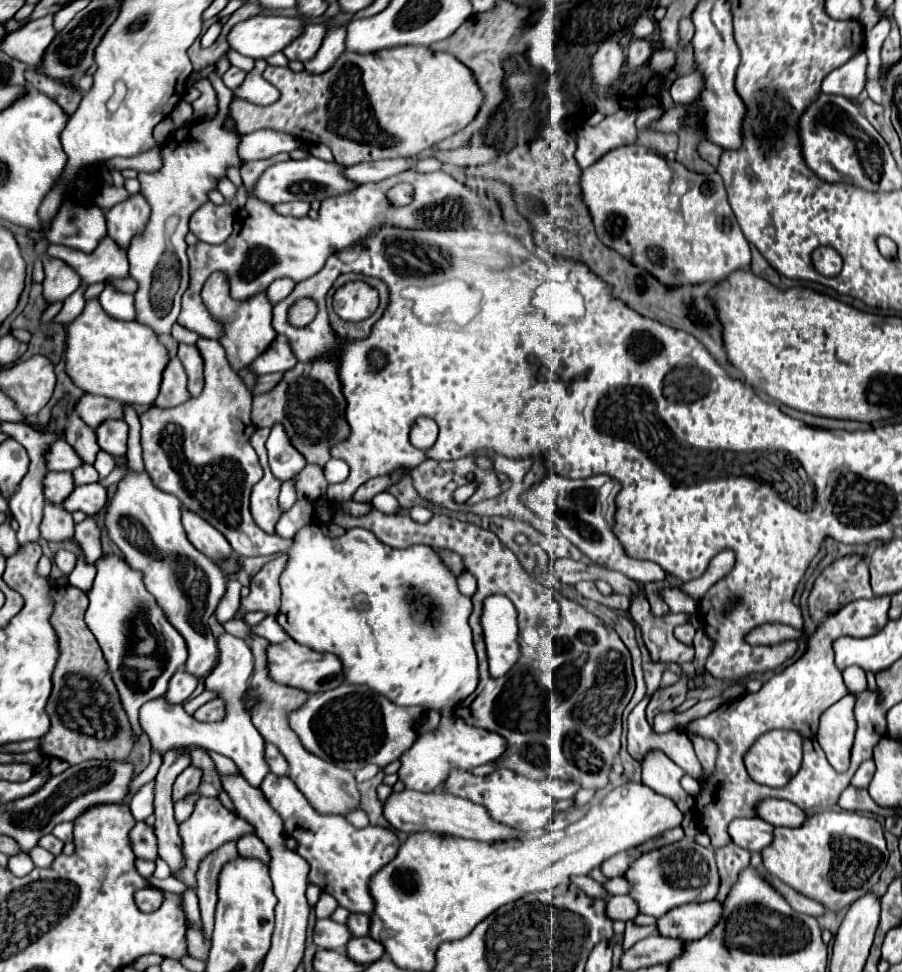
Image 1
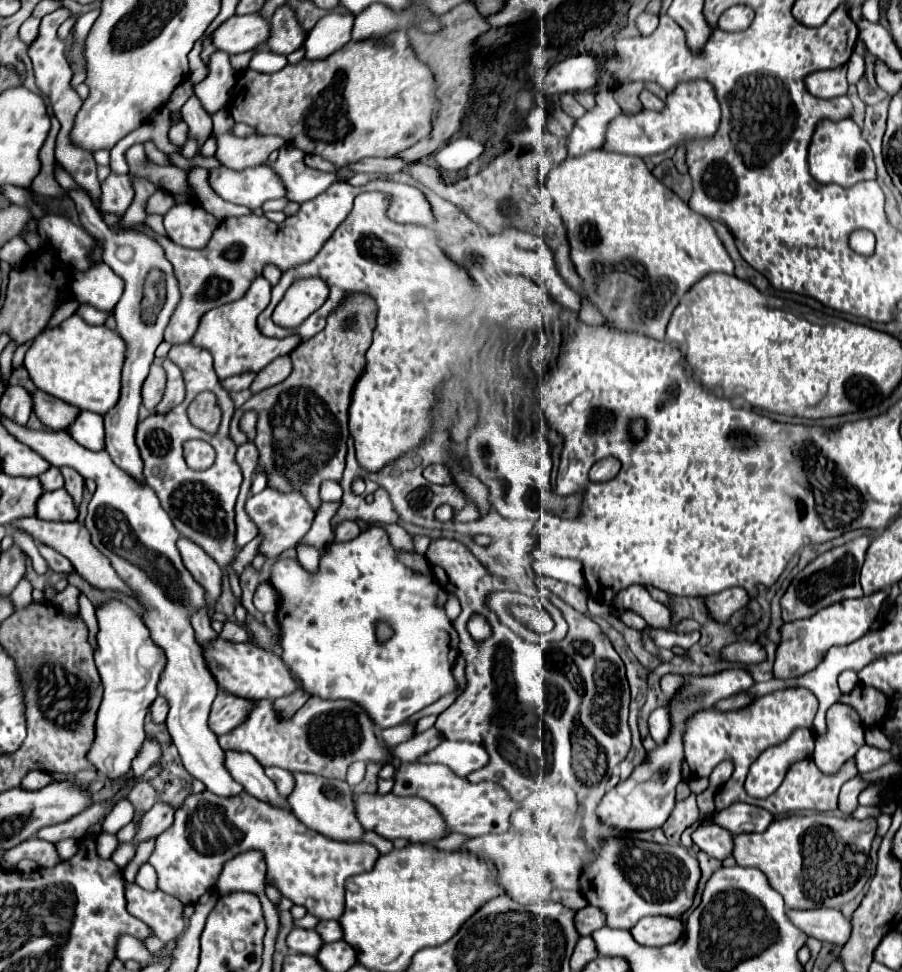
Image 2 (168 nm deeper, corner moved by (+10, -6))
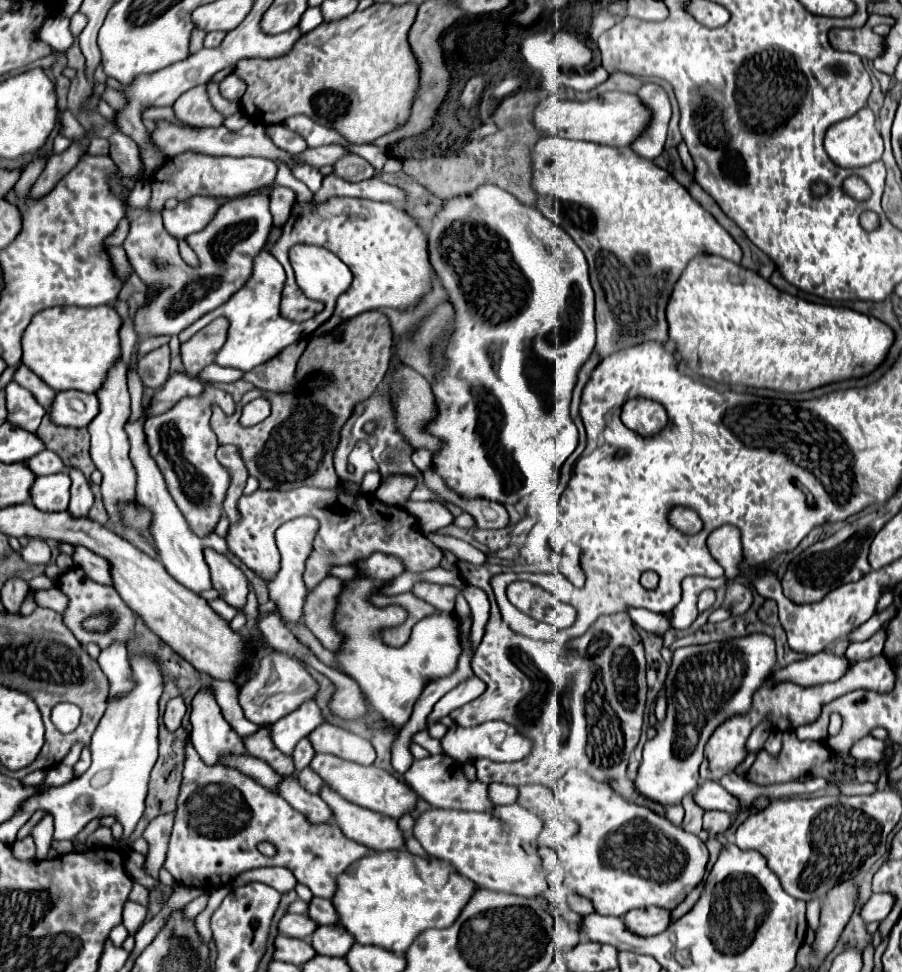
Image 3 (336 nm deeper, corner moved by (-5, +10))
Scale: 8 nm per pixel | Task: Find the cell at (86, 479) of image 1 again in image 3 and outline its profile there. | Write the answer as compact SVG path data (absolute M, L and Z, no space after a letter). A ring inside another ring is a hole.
M42 450L42 452L34 454L32 458L26 460L26 466L32 470L34 476L44 476L44 474L54 474L54 472L64 470L60 456L56 456L50 450Z

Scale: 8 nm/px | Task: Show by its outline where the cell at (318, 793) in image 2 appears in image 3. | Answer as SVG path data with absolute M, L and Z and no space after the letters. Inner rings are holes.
M324 788L320 796L332 812L336 812L336 826L346 838L364 844L374 852L404 848L404 832L398 828L398 820L348 804L348 800L340 800L340 796L336 796L336 792L328 792L328 788Z

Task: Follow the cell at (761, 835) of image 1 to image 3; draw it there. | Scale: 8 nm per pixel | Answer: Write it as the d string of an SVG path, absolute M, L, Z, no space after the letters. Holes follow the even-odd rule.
M710 810L704 814L704 830L708 834L724 834L732 824L732 816L728 812Z

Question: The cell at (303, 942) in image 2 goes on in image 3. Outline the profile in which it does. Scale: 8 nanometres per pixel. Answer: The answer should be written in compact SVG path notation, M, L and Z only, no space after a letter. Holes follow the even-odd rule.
M284 914L282 920L278 922L278 932L282 936L290 936L290 938L300 938L300 940L308 940L308 936L312 936L316 924L312 924L308 920L308 916L304 914Z

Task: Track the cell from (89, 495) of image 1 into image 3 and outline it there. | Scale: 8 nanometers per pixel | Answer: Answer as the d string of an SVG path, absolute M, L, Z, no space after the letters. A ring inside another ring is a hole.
M66 472L40 476L30 488L30 502L42 512L62 512L68 508L68 500L70 476Z

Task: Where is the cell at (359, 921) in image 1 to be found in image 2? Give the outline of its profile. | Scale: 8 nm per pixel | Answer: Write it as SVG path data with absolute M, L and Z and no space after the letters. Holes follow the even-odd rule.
M321 920L321 924L315 928L321 938L325 942L337 942L337 940L343 940L343 928L337 920Z

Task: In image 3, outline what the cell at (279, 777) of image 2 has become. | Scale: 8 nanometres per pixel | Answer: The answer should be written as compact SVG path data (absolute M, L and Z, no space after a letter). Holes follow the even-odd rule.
M304 768L304 770L300 772L298 782L300 782L300 786L302 786L306 792L310 792L310 794L320 794L322 780L320 780L320 776L316 776L316 772L312 772L310 768Z

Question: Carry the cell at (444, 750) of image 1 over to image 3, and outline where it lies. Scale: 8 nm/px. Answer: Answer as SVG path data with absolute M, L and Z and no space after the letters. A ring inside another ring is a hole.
M486 722L486 724L474 726L474 728L452 726L448 730L448 734L442 738L442 748L448 756L458 760L460 764L472 762L476 758L488 758L492 762L518 762L530 754L532 740L508 722Z

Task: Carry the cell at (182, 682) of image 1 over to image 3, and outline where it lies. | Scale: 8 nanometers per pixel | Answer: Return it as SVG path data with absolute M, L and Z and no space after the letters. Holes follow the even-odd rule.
M178 696L178 698L172 698L166 706L166 712L164 712L164 726L174 732L182 726L182 718L186 714L186 706L184 706L184 700Z

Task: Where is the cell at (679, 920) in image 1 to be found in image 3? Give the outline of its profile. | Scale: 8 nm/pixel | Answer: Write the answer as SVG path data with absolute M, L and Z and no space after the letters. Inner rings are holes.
M642 908L632 910L622 916L626 930L630 930L636 936L654 936L668 928L670 924L670 912L664 908Z

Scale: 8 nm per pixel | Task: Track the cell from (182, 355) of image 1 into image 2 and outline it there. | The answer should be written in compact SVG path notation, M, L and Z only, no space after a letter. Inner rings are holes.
M169 358L163 360L163 368L167 370L167 388L165 388L165 396L163 396L161 404L157 406L159 414L173 410L175 406L179 406L185 400L185 380L183 380L181 370Z

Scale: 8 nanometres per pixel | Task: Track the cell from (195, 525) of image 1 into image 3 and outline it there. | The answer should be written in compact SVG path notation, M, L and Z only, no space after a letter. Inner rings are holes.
M208 550L206 564L212 574L212 588L220 594L220 598L236 610L242 610L248 596L248 580L238 566L234 566L226 556Z

